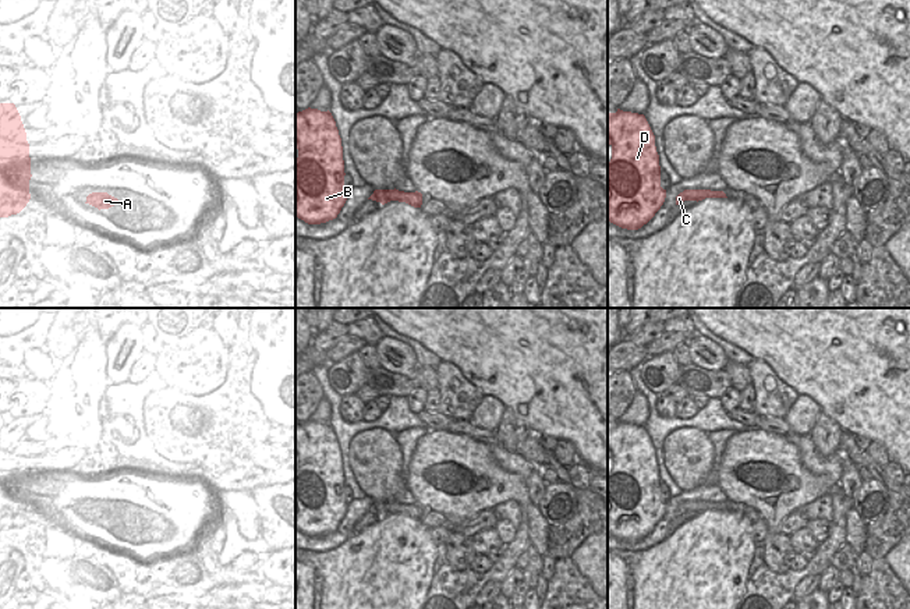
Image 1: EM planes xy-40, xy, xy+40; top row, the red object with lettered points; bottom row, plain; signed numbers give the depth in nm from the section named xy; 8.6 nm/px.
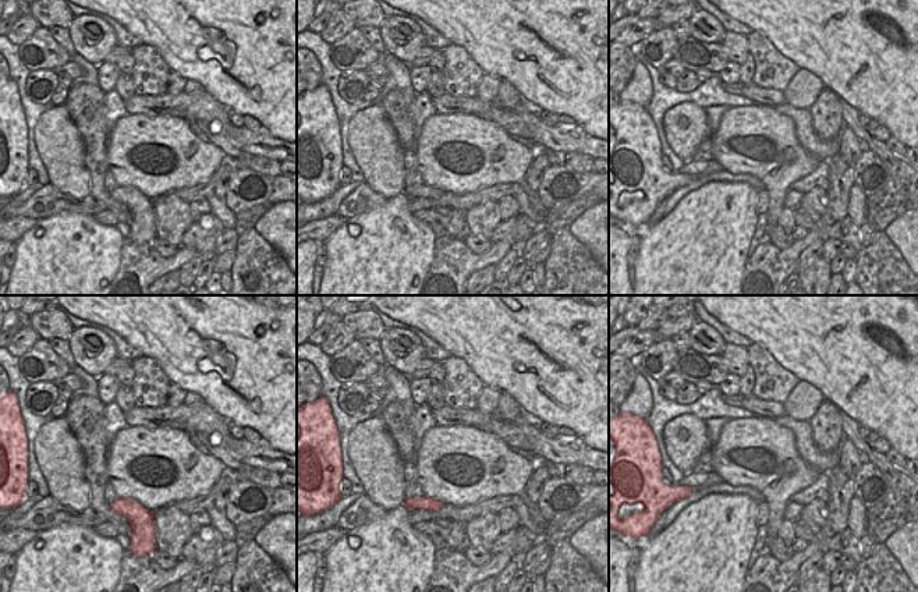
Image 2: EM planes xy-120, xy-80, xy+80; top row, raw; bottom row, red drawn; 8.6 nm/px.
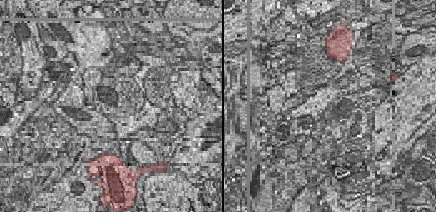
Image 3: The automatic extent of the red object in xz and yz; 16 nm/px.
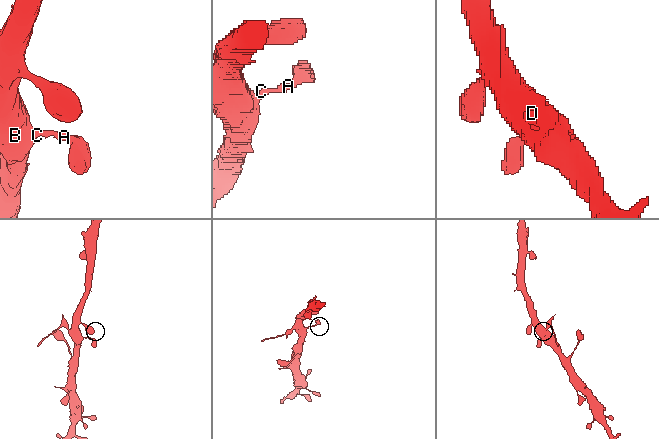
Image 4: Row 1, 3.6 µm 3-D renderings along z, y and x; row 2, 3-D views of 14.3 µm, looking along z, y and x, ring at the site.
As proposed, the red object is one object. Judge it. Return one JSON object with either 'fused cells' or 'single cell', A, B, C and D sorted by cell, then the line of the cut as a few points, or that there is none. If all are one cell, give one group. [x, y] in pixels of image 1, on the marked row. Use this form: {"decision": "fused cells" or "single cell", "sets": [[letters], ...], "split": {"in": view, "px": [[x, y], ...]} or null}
{"decision": "single cell", "sets": [["A", "B", "C", "D"]], "split": null}

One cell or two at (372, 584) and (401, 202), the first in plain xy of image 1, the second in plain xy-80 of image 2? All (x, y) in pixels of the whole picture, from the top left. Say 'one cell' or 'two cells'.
one cell

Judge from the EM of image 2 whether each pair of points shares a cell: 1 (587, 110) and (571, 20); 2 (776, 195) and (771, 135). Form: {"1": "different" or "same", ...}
{"1": "same", "2": "same"}

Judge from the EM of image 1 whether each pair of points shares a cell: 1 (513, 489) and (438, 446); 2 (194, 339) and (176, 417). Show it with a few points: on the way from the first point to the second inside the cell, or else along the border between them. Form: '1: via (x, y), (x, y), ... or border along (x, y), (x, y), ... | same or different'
1: via (495, 480), (485, 471), (477, 471), (456, 460) | same
2: border along (170, 396), (179, 396), (191, 406) | different

